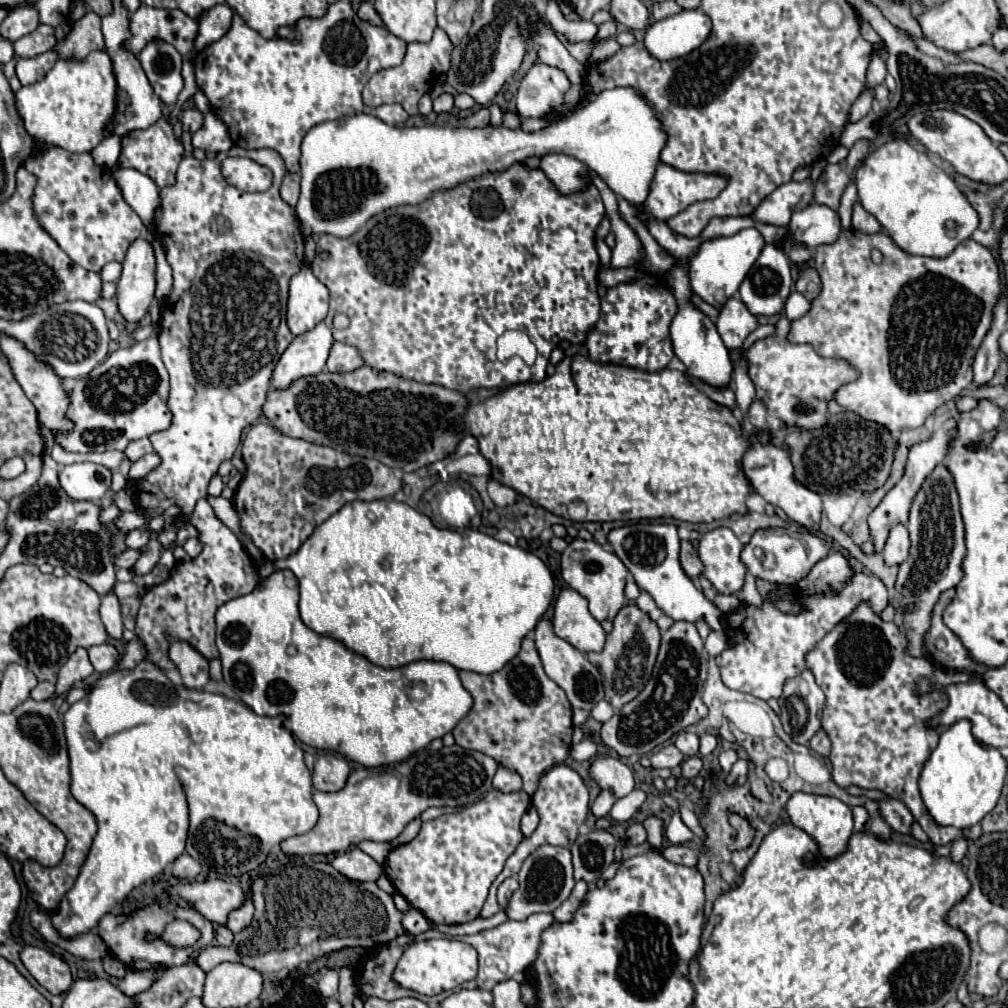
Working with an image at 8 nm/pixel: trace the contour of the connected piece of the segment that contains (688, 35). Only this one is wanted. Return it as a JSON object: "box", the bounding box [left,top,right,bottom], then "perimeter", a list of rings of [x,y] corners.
{"box":[644,10,712,60],"perimeter":[[[682,10],[646,28],[644,44],[658,60],[672,60],[696,50],[710,34],[712,22],[700,10]]]}

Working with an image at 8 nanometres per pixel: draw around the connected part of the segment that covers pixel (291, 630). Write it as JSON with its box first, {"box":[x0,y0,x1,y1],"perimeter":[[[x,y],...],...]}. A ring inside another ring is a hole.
{"box":[216,570,472,768],"perimeter":[[[276,570],[274,574],[270,574],[268,578],[264,578],[256,590],[252,590],[246,596],[238,596],[234,600],[228,600],[226,604],[222,604],[216,612],[216,646],[220,652],[220,660],[222,660],[222,674],[224,674],[224,682],[232,688],[232,692],[246,704],[250,706],[256,714],[262,716],[278,716],[284,714],[288,720],[284,722],[284,726],[298,736],[298,740],[302,740],[308,746],[314,748],[322,748],[322,750],[334,750],[342,756],[346,756],[352,762],[362,764],[364,768],[378,768],[384,764],[396,764],[402,762],[404,758],[408,758],[412,752],[422,750],[424,746],[428,746],[432,740],[442,738],[446,732],[452,732],[456,722],[460,722],[460,718],[464,718],[464,714],[468,714],[468,710],[472,708],[472,696],[470,692],[462,686],[460,678],[458,678],[458,670],[448,664],[448,662],[434,662],[434,660],[418,660],[418,662],[410,662],[406,666],[400,668],[382,668],[372,664],[370,660],[366,660],[364,656],[352,652],[350,648],[346,648],[342,642],[330,638],[330,636],[322,636],[316,634],[314,630],[310,630],[308,626],[304,626],[304,622],[300,620],[298,614],[298,580],[290,570]]]}

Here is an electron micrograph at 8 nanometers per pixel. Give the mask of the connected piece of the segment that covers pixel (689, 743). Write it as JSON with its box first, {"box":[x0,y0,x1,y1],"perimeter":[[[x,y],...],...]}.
{"box":[674,732,698,756],"perimeter":[[[680,732],[674,740],[674,746],[684,754],[684,756],[696,756],[698,754],[698,736],[690,732]]]}

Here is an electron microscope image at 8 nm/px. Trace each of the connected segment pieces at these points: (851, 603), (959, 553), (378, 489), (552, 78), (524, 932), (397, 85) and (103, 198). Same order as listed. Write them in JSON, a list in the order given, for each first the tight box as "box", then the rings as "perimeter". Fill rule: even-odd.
[{"box":[720,572,888,700],"perimeter":[[[852,572],[850,580],[840,592],[824,592],[824,594],[800,598],[802,604],[800,614],[780,612],[770,602],[772,590],[788,590],[788,586],[772,584],[764,580],[758,580],[756,586],[762,596],[762,606],[742,604],[738,610],[726,614],[724,618],[728,648],[720,654],[720,674],[722,674],[722,682],[728,688],[752,694],[762,700],[780,698],[784,680],[800,674],[806,668],[808,650],[814,650],[814,646],[824,638],[824,634],[828,634],[828,630],[832,630],[836,622],[846,618],[862,600],[870,602],[876,614],[880,614],[888,604],[886,586],[878,578],[862,572]],[[730,620],[742,620],[742,622],[740,626],[730,626]]]},{"box":[894,464,966,656],"perimeter":[[[940,464],[926,478],[924,486],[918,490],[918,494],[912,502],[912,508],[910,508],[910,520],[906,522],[906,528],[908,528],[912,546],[910,546],[908,560],[904,560],[900,564],[900,572],[898,572],[898,580],[896,580],[894,622],[906,634],[910,654],[924,656],[922,638],[928,630],[934,604],[938,602],[940,592],[944,592],[946,588],[954,588],[964,576],[964,572],[962,572],[962,560],[966,556],[964,524],[962,524],[962,516],[960,516],[956,488],[954,488],[952,476],[948,474],[944,464]]]},{"box":[232,424,402,560],"perimeter":[[[254,424],[246,432],[242,442],[242,458],[246,462],[246,474],[234,492],[232,504],[240,518],[240,530],[268,560],[284,560],[292,556],[302,546],[302,542],[310,538],[316,526],[328,520],[344,504],[354,500],[392,498],[402,488],[402,480],[392,472],[392,468],[384,466],[382,462],[362,456],[350,456],[328,446],[318,446],[302,438],[286,436],[272,424]]]},{"box":[516,64,572,118],"perimeter":[[[534,64],[522,78],[516,94],[518,114],[522,118],[548,114],[552,108],[564,102],[564,94],[570,86],[572,84],[564,70],[546,64]]]},{"box":[460,914,554,990],"perimeter":[[[532,914],[524,922],[516,920],[506,920],[496,928],[482,930],[474,936],[460,936],[460,940],[472,944],[478,952],[478,976],[468,982],[468,988],[482,988],[482,990],[492,990],[498,982],[512,978],[518,972],[524,972],[526,966],[530,966],[540,950],[540,936],[546,928],[554,924],[552,914]]]},{"box":[362,28,452,116],"perimeter":[[[436,28],[434,36],[430,42],[420,44],[420,42],[412,42],[406,46],[406,56],[402,60],[400,66],[394,68],[386,68],[376,72],[368,84],[362,90],[362,98],[368,106],[380,106],[380,104],[400,104],[410,116],[418,114],[418,100],[426,94],[424,92],[424,82],[426,84],[434,84],[436,76],[444,74],[450,66],[450,54],[452,54],[452,42],[448,42],[448,36],[444,34],[444,30]]]},{"box":[26,146,144,272],"perimeter":[[[54,146],[46,152],[34,152],[26,164],[38,176],[32,202],[40,224],[58,246],[86,270],[100,272],[108,262],[122,262],[130,242],[144,234],[144,222],[140,222],[140,218],[128,210],[124,198],[120,198],[112,174],[96,166],[90,154],[74,154]]]}]

